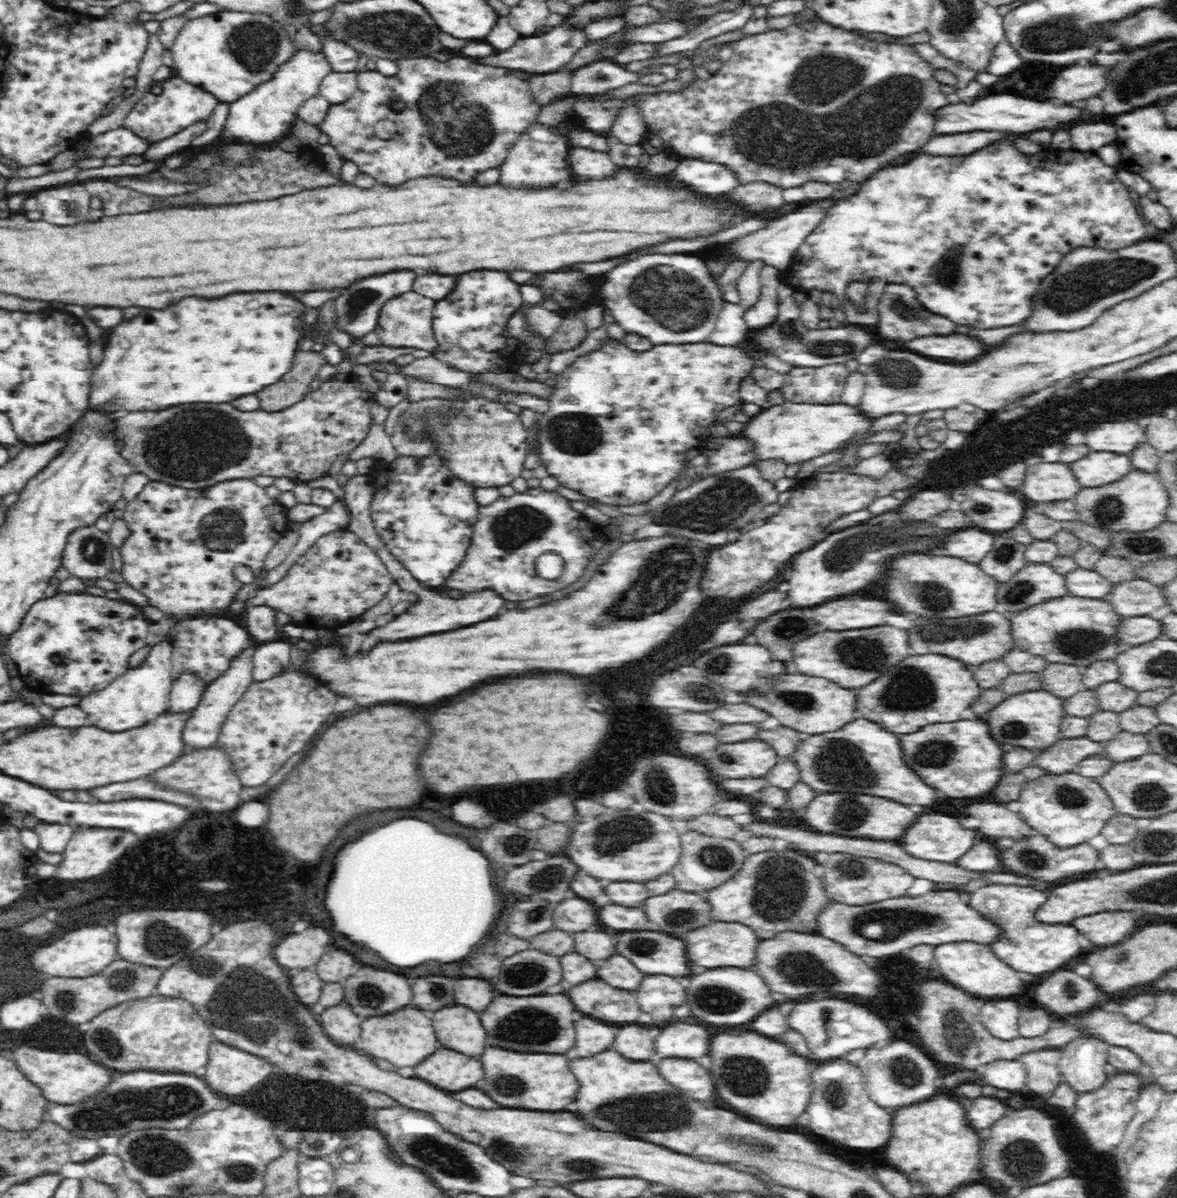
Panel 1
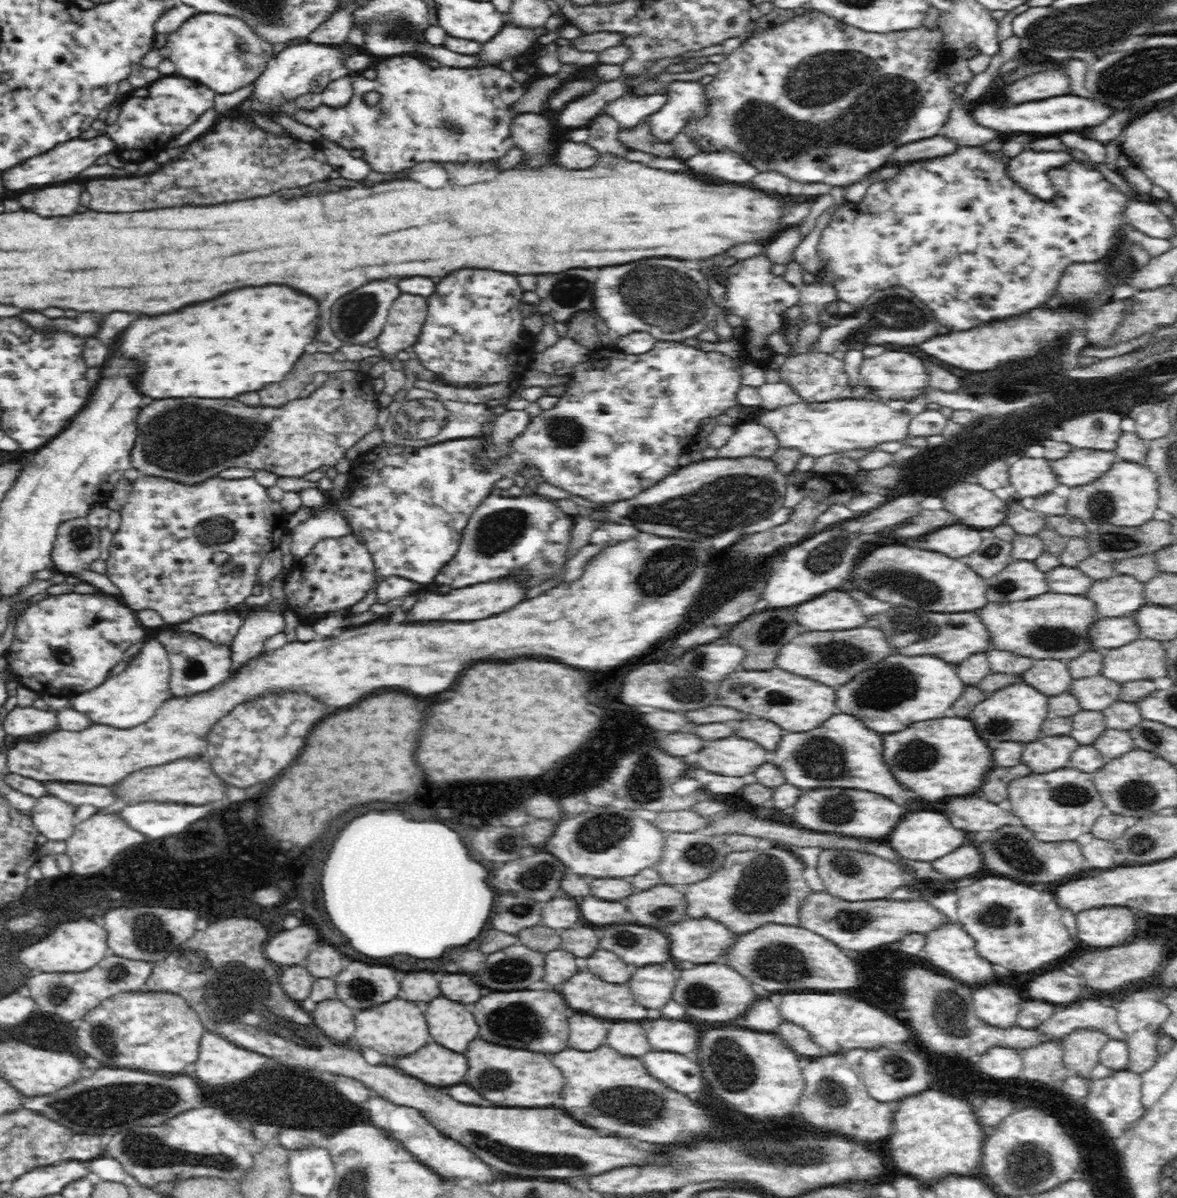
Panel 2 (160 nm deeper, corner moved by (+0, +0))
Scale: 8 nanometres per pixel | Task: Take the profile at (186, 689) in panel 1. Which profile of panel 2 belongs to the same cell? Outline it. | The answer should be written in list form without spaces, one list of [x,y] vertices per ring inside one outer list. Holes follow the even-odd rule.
[[[170,630],[158,631],[155,639],[164,644],[166,653],[168,653],[170,660],[169,689],[174,697],[186,698],[186,696],[194,696],[200,692],[208,692],[228,678],[231,665],[229,646],[216,646],[201,638],[187,636],[182,632],[174,633]]]

